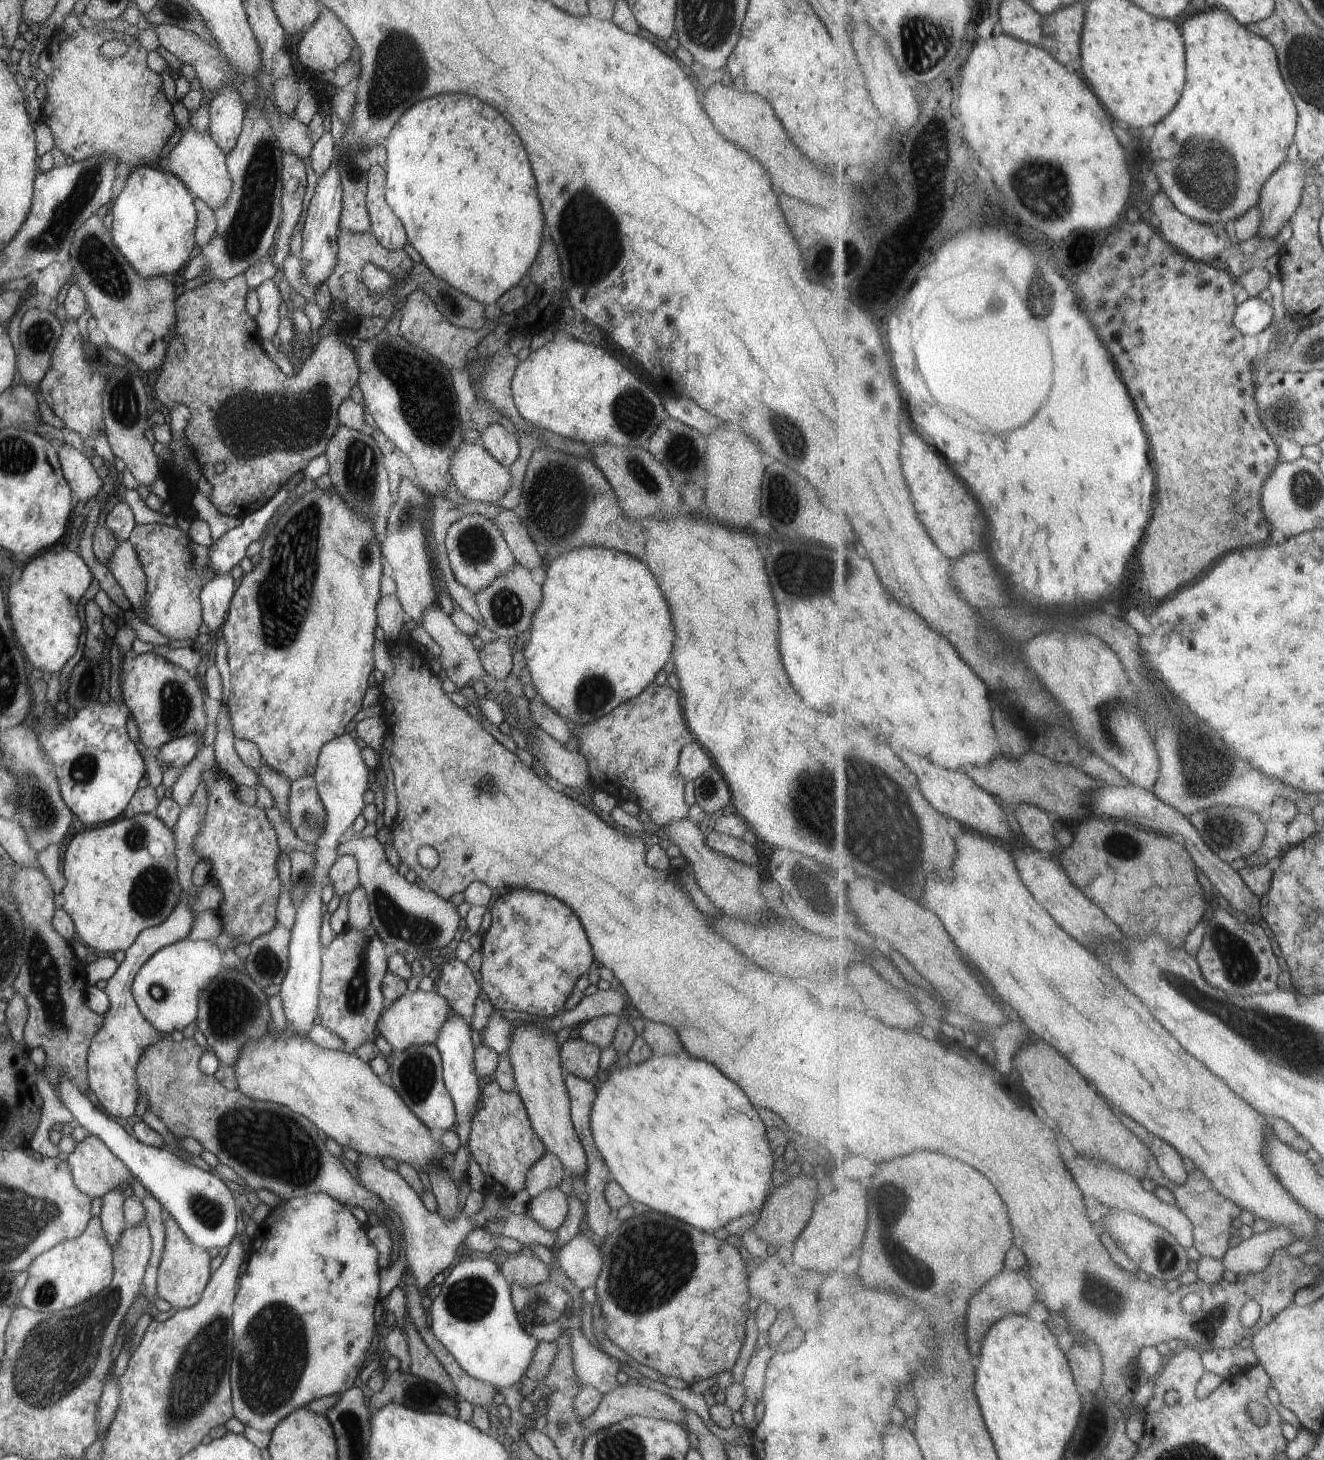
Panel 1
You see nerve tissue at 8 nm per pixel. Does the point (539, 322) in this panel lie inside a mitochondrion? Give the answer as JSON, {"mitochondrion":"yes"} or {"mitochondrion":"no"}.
{"mitochondrion":"no"}

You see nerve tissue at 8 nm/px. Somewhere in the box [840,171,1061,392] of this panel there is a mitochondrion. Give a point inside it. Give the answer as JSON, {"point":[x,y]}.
{"point":[989,323]}

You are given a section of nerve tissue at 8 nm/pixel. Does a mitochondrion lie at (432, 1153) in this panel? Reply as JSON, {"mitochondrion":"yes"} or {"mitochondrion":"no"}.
{"mitochondrion":"no"}

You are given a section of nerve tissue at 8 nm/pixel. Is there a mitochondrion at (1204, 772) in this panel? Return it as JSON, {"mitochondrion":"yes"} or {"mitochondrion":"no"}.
{"mitochondrion":"yes"}

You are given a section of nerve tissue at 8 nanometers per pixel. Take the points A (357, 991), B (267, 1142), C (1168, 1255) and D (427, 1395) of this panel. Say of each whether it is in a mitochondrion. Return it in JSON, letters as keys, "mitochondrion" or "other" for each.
{"A":"mitochondrion","B":"mitochondrion","C":"mitochondrion","D":"other"}

